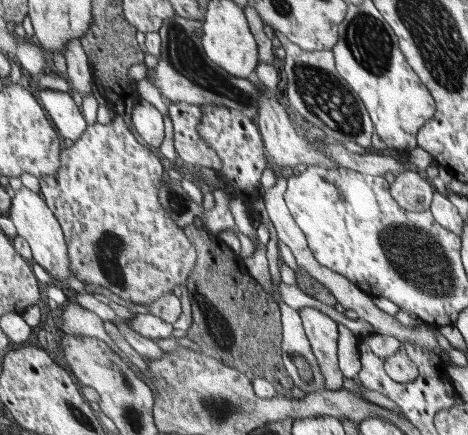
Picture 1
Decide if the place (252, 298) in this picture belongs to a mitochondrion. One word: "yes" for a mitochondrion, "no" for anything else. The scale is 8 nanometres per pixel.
no

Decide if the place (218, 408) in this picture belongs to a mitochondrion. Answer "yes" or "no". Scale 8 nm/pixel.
yes

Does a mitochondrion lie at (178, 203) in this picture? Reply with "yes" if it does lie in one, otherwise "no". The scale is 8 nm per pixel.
yes

